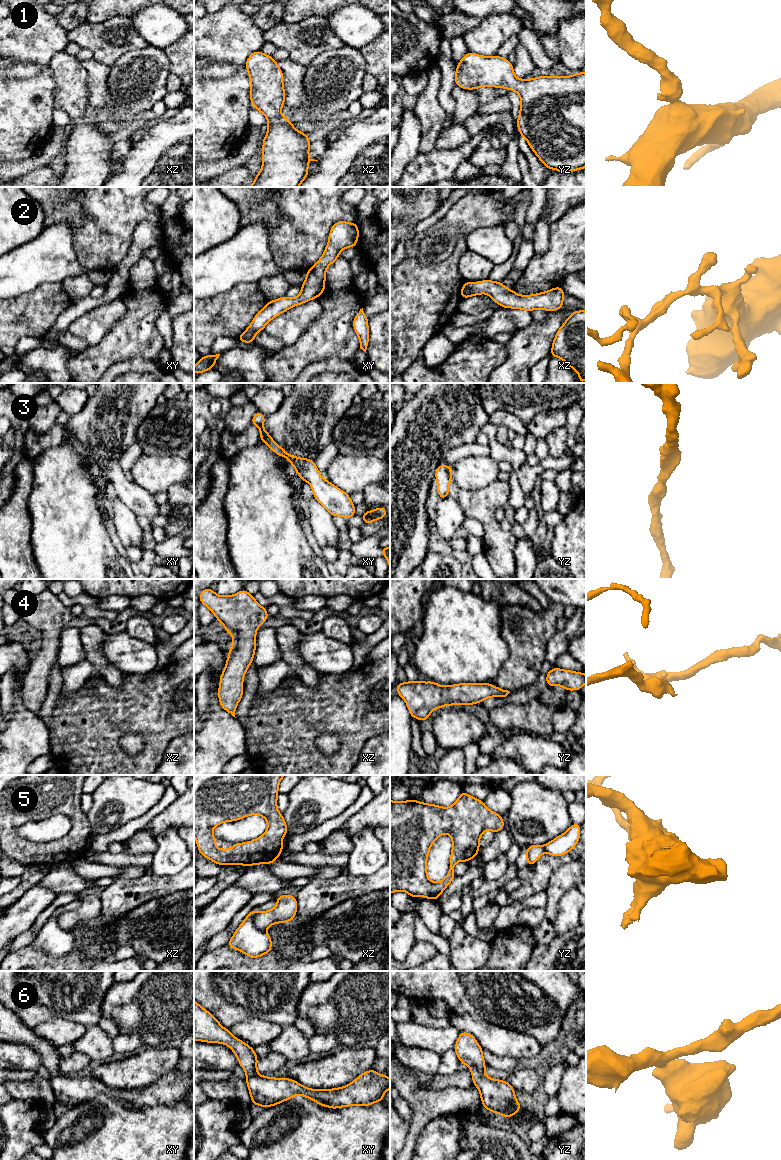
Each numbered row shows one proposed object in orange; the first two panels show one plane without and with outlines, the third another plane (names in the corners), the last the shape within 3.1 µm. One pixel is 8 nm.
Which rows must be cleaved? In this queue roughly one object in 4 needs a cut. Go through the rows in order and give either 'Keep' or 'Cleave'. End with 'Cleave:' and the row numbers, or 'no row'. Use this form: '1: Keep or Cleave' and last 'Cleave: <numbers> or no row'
1: Keep
2: Keep
3: Keep
4: Keep
5: Cleave
6: Keep
Cleave: 5

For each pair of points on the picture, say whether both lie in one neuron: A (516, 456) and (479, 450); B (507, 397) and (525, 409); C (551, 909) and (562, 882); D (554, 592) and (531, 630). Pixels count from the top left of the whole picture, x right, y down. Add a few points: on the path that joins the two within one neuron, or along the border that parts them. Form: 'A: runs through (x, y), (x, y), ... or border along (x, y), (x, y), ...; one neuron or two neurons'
A: border along (488, 445), (490, 455); two neurons
B: runs through (511, 397), (521, 405); one neuron
C: runs through (553, 902), (555, 889); one neuron
D: border along (551, 602), (557, 602), (564, 606); two neurons

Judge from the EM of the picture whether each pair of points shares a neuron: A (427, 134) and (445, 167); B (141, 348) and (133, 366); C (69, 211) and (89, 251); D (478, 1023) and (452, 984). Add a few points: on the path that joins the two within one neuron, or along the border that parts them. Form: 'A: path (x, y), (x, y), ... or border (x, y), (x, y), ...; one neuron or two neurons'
A: border (434, 148), (428, 152), (419, 153); two neurons
B: border (153, 360), (128, 358), (114, 363); two neurons
C: path (79, 221), (89, 231), (89, 241); one neuron
D: border (450, 1011), (456, 1014), (476, 1014), (493, 1025); two neurons

